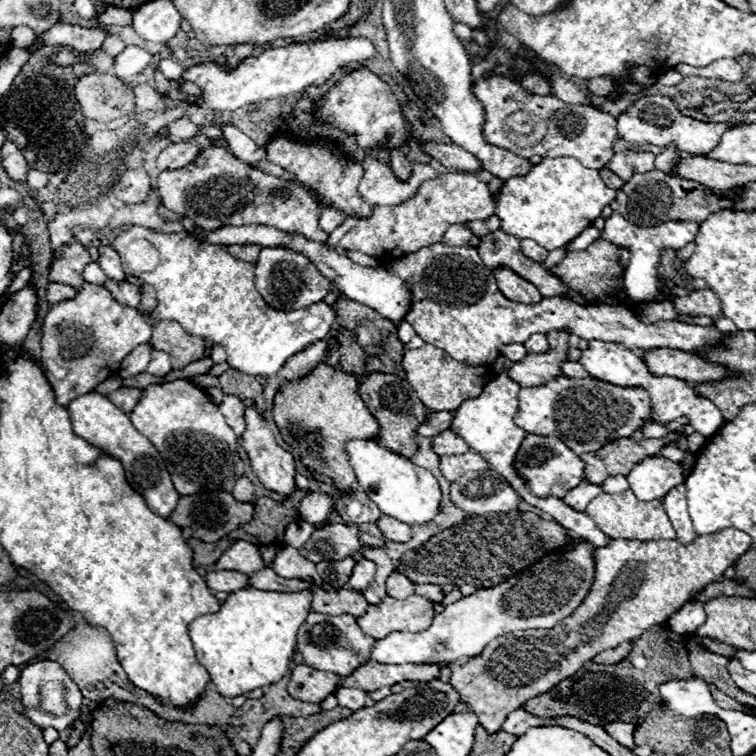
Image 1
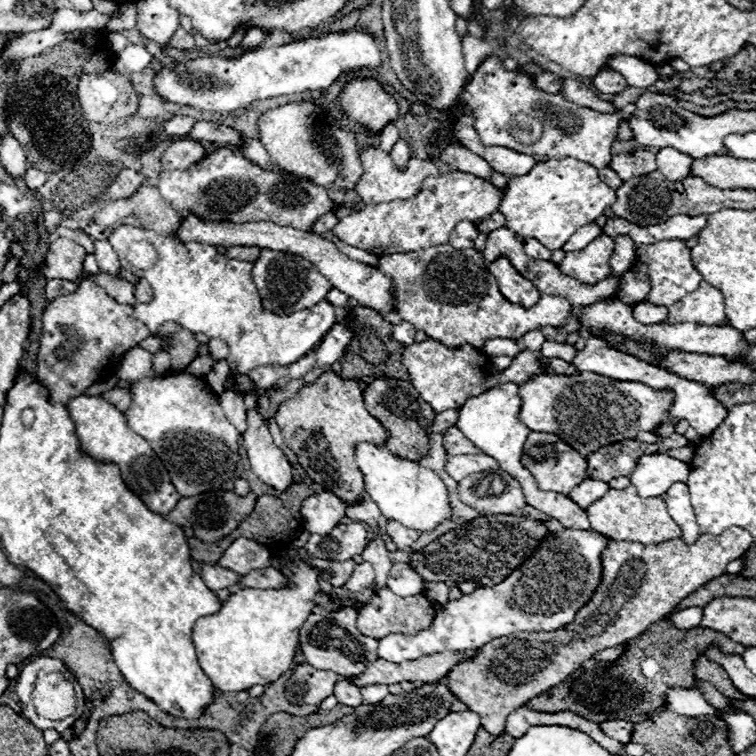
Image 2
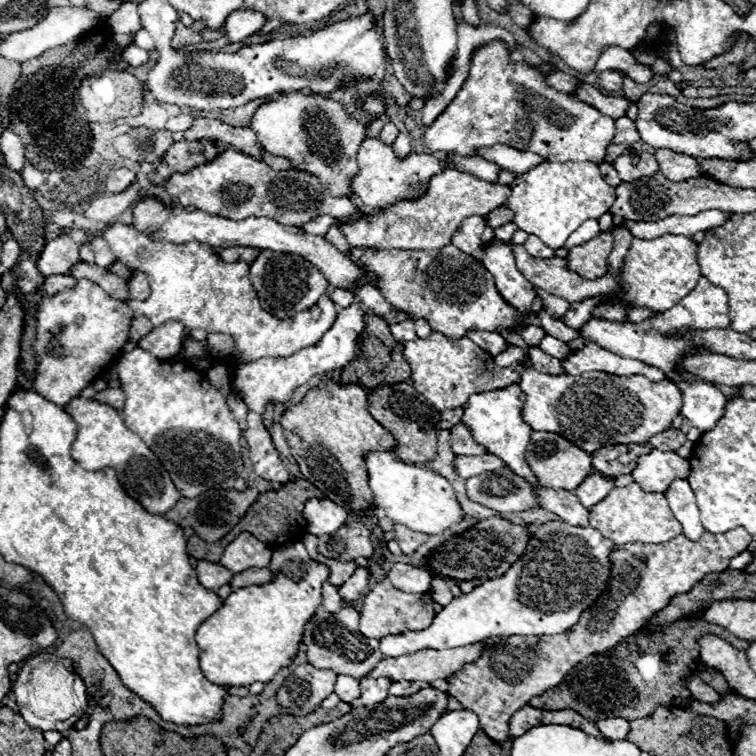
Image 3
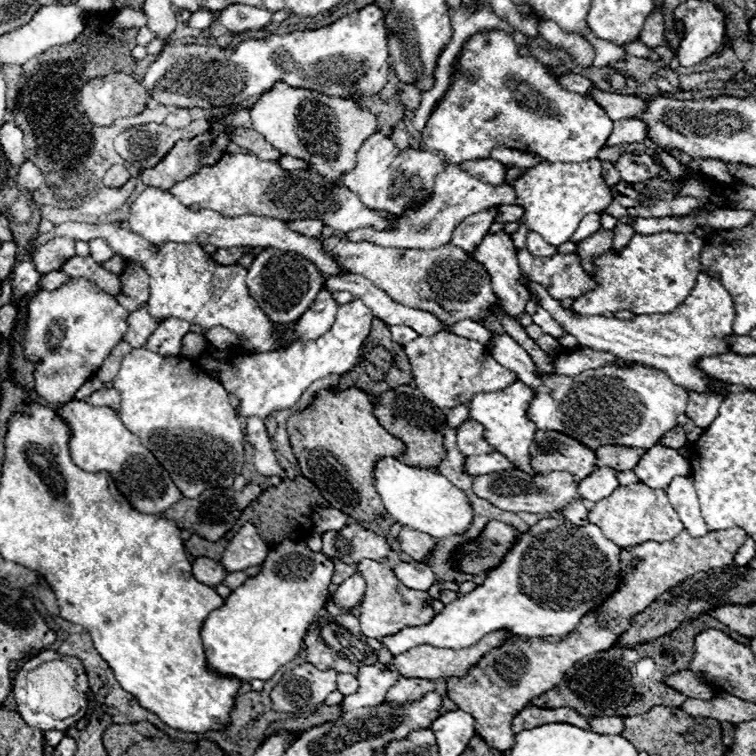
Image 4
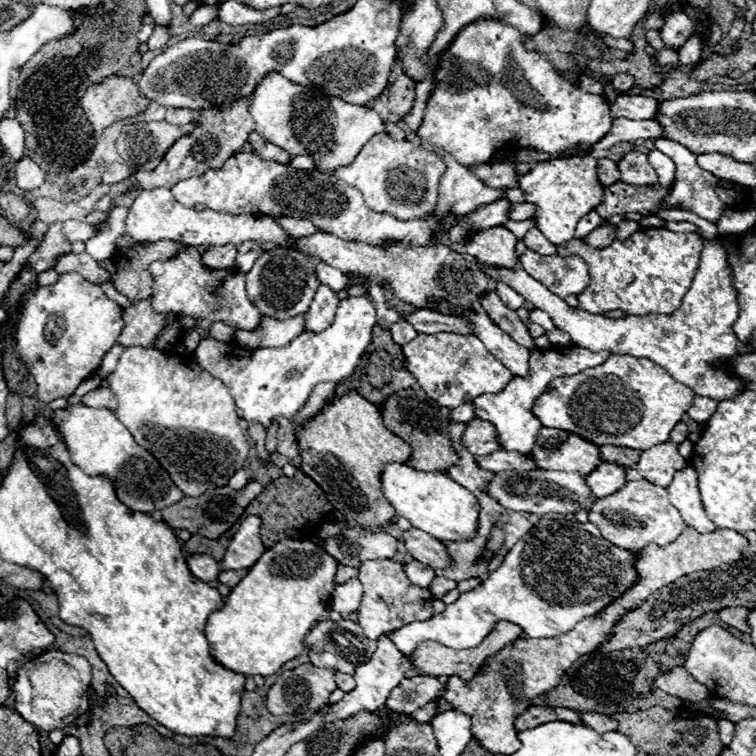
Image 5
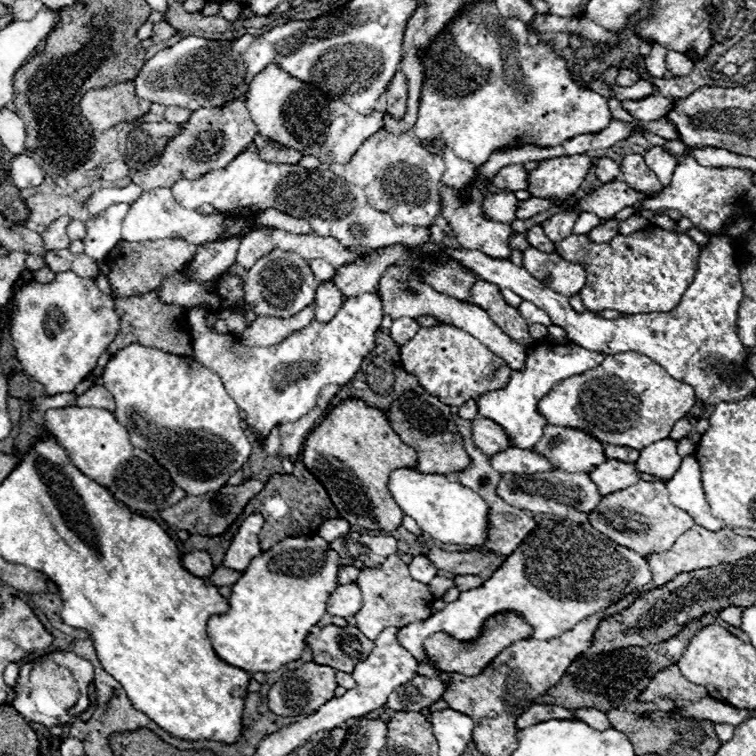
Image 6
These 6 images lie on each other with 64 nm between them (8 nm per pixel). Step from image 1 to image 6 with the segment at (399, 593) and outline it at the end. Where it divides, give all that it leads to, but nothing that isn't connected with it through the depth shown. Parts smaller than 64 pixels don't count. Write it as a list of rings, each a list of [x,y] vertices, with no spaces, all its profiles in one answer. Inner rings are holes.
[[[416,554],[412,558],[412,562],[408,564],[408,568],[410,568],[412,578],[418,580],[418,582],[422,582],[422,584],[428,584],[436,576],[436,572],[438,572],[436,566],[424,554]]]

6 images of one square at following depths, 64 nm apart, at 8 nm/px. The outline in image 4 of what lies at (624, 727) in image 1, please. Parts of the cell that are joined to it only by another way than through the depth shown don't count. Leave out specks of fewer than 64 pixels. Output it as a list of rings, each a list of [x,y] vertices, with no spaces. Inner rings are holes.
[[[598,716],[598,718],[588,718],[590,730],[598,734],[622,734],[624,722],[618,716]]]

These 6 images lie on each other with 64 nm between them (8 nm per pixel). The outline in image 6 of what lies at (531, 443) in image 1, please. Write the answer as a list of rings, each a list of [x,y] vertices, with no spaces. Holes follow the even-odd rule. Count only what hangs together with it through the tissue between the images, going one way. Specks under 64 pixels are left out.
[[[548,424],[534,448],[566,472],[592,472],[594,466],[606,460],[604,446],[594,436],[576,432],[576,428],[556,428]]]

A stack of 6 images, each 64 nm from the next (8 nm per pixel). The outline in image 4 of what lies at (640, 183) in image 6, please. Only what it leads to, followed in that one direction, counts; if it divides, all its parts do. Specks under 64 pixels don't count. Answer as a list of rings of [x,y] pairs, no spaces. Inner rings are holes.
[[[626,152],[620,156],[616,162],[616,168],[620,172],[620,178],[624,182],[642,182],[642,180],[652,180],[658,176],[658,166],[652,160],[650,154],[646,152]]]

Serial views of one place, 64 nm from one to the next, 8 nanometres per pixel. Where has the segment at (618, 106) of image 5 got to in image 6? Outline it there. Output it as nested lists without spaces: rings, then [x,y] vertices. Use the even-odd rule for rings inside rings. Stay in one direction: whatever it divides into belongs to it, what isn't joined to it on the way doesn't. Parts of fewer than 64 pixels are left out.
[[[648,96],[644,100],[626,100],[622,106],[638,120],[652,122],[668,116],[676,106],[678,98],[664,98],[664,96]]]

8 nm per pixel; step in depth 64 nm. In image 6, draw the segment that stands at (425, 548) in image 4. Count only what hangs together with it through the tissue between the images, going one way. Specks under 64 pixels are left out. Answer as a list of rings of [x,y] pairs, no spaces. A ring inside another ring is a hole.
[[[430,548],[426,554],[436,568],[448,570],[452,574],[482,574],[486,568],[500,568],[508,556],[500,556],[494,552],[444,552],[440,548]]]

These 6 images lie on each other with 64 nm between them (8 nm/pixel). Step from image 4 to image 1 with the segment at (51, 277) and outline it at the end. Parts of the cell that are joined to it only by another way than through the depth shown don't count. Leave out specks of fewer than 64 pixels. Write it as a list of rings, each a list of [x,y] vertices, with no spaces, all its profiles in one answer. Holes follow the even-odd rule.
[[[50,282],[48,284],[48,294],[46,294],[46,300],[50,304],[54,302],[60,302],[60,300],[66,300],[66,298],[72,298],[76,294],[76,290],[68,284],[60,284],[60,282]]]

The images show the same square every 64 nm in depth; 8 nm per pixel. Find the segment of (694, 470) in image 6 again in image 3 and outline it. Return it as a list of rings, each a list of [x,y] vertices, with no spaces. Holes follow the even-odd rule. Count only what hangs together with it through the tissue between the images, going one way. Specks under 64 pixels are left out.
[[[674,480],[666,492],[666,500],[670,504],[672,514],[682,524],[688,540],[698,540],[706,530],[700,522],[700,512],[696,504],[696,496],[688,484],[688,480]]]

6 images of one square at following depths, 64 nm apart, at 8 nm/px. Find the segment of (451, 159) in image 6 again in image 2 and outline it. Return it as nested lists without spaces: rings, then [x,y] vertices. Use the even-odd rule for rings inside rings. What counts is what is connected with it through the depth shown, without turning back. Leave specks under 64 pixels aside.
[[[446,172],[424,180],[420,194],[408,200],[396,200],[388,204],[366,206],[364,210],[346,210],[334,232],[342,242],[372,252],[376,256],[390,252],[414,252],[440,244],[448,244],[452,228],[462,220],[480,220],[498,210],[504,198],[504,190],[496,188],[488,180],[482,180],[466,172]]]

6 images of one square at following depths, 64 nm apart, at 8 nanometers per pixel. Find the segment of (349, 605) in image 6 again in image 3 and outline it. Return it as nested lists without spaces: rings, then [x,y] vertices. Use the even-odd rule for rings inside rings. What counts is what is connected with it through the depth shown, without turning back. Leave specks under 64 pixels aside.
[[[356,568],[356,572],[338,588],[338,594],[344,602],[352,604],[364,596],[364,592],[368,590],[368,582],[370,582],[370,572],[366,568]]]

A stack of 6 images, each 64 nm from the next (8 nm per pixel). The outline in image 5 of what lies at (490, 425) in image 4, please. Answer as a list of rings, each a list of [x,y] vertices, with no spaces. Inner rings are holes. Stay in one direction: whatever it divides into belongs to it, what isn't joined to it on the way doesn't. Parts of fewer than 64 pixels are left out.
[[[554,346],[548,350],[536,348],[536,352],[530,352],[530,372],[526,378],[522,376],[514,376],[512,382],[496,394],[482,394],[478,398],[474,398],[474,414],[480,420],[488,420],[496,426],[498,430],[498,438],[504,450],[518,450],[524,454],[530,454],[538,432],[540,432],[540,420],[536,420],[536,416],[532,416],[532,404],[536,402],[536,398],[540,398],[544,394],[544,388],[548,388],[548,384],[558,378],[558,376],[572,376],[572,374],[580,374],[586,368],[594,368],[600,366],[606,358],[610,356],[610,352],[590,352],[586,348],[580,346]]]

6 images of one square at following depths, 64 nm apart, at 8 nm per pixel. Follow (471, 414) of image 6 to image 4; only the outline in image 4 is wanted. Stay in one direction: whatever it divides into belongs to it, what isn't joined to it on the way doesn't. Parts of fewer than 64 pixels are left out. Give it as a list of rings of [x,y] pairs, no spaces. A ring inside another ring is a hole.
[[[456,406],[456,408],[446,412],[446,422],[448,422],[448,426],[454,426],[454,428],[460,426],[462,422],[466,422],[468,418],[470,418],[468,406]]]

